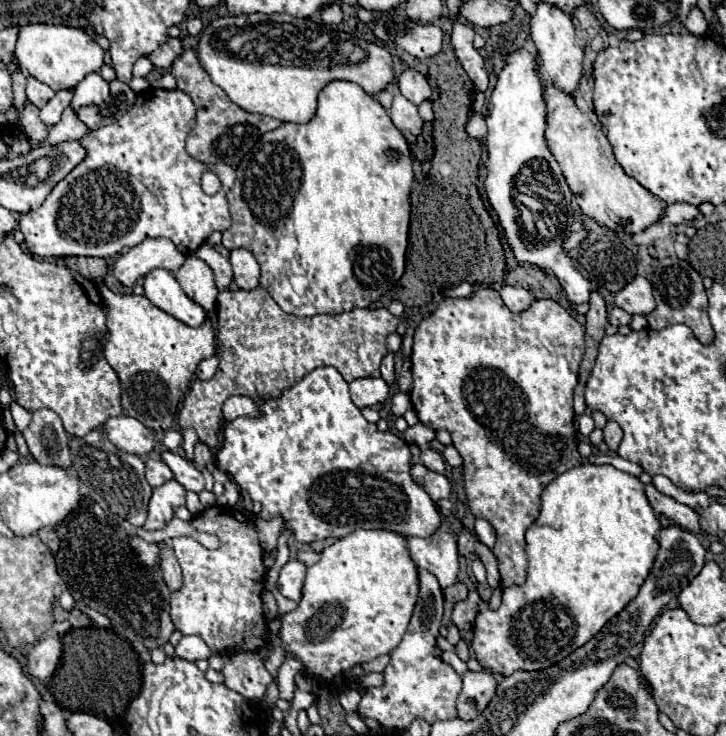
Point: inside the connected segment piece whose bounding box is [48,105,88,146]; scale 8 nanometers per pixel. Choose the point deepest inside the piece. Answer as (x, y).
(69, 128)

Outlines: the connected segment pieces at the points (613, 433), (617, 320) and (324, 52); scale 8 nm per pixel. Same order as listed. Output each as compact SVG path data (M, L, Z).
M608 420L608 424L604 426L604 442L608 444L610 450L618 450L620 440L622 440L622 428L614 420Z
M614 308L614 310L610 312L610 316L608 316L608 322L614 324L614 326L622 326L622 324L628 324L630 318L632 318L632 316L630 316L628 312L624 312L622 308Z
M240 14L224 16L212 20L200 34L198 40L198 62L208 72L210 80L218 84L226 96L246 112L266 114L282 122L308 122L316 114L316 98L320 90L332 80L350 80L360 84L368 94L384 90L392 78L392 60L390 52L378 44L356 38L334 30L326 24L316 24L308 18L296 18L290 14Z

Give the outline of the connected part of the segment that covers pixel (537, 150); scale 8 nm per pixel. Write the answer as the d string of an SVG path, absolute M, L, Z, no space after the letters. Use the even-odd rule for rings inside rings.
M518 48L512 54L506 56L506 64L498 74L496 88L490 96L488 104L488 114L486 114L486 124L488 124L488 138L486 138L486 192L492 208L498 214L498 220L504 228L504 234L516 254L518 260L526 260L538 268L544 268L546 272L558 276L562 288L566 290L566 298L570 304L584 304L590 302L590 282L572 266L572 260L566 256L562 242L572 234L572 192L564 180L564 174L548 150L544 130L546 130L546 104L544 104L544 86L540 78L540 62L536 52L528 52L526 48ZM520 186L528 188L528 196L538 198L534 208L526 208L526 202L520 200L518 192ZM542 204L552 204L552 214L546 214L546 208Z

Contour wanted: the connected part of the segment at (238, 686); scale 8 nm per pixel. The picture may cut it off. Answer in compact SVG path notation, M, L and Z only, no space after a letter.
M234 652L222 674L226 678L224 684L230 690L240 692L250 702L262 700L266 686L274 680L256 652Z

